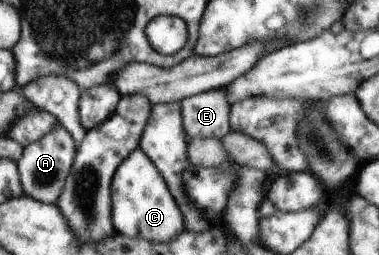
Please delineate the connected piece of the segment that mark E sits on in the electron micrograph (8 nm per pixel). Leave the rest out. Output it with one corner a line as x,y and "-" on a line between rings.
225,88
184,98
179,102
182,129
188,142
192,139
214,139
226,136
230,128
231,106
225,97

